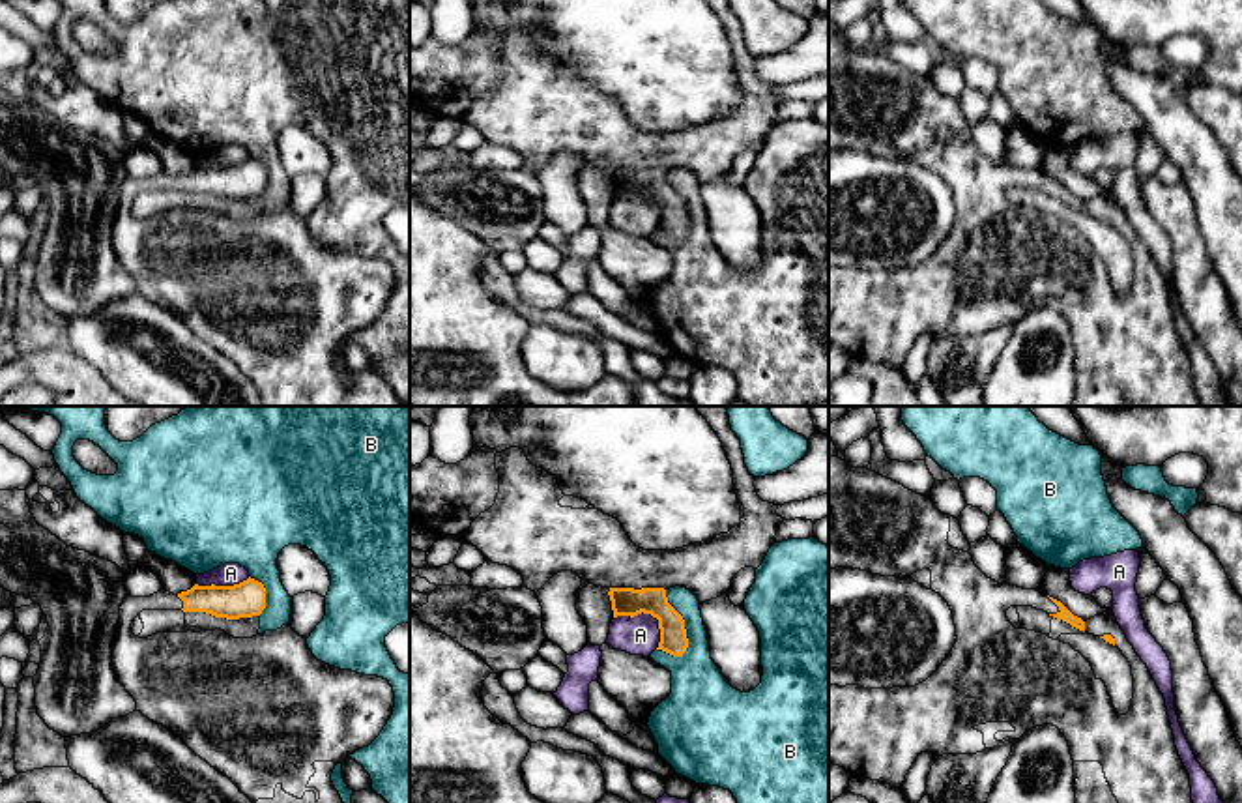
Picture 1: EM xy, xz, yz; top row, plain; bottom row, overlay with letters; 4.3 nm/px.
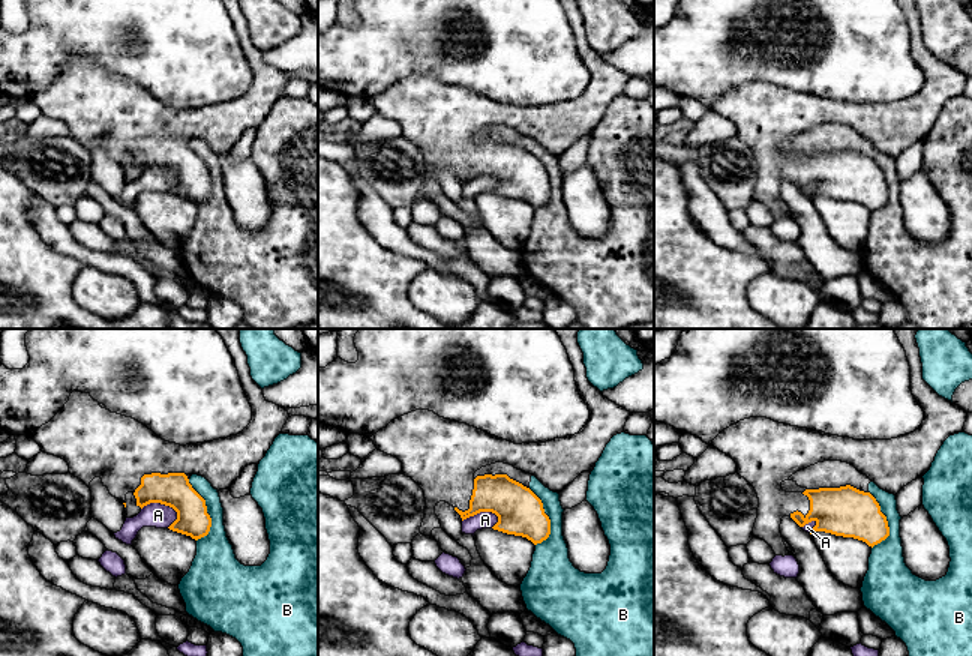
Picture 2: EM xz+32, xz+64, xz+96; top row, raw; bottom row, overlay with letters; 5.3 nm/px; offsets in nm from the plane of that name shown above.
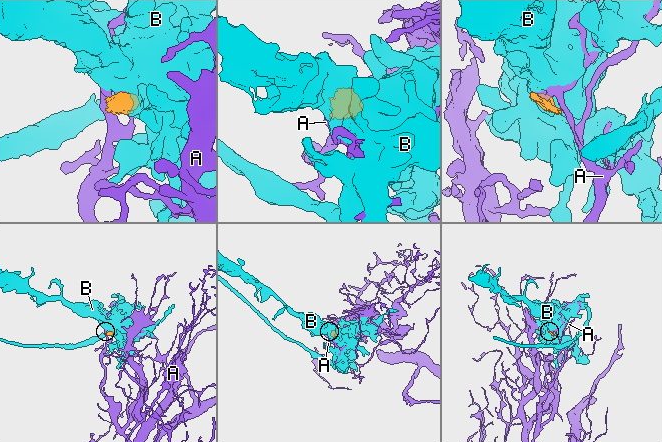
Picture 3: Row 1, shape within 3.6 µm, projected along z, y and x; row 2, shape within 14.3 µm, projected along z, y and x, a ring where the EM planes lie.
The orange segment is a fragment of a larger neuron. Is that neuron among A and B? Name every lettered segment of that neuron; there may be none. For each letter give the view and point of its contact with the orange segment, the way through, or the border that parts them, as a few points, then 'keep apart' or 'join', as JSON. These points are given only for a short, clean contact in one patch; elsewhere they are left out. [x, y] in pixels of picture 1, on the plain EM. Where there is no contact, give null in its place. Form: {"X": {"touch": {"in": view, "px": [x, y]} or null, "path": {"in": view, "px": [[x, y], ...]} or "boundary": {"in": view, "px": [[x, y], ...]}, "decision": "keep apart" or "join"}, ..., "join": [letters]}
{"A": {"touch": {"in": "xz", "px": [649, 193]}, "boundary": {"in": "xz", "px": [[614, 197], [649, 193], [657, 201], [659, 227]]}, "decision": "keep apart"}, "B": {"touch": {"in": "xz", "px": [683, 204]}, "decision": "keep apart"}, "join": []}

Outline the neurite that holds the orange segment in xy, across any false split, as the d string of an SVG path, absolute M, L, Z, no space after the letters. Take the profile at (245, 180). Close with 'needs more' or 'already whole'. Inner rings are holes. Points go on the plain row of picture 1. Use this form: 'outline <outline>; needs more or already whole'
outline M254 159L234 167L198 167L178 176L161 170L150 178L127 176L120 187L120 204L112 221L112 249L135 279L137 292L166 307L202 341L228 358L258 389L262 406L406 406L389 384L374 371L352 374L346 387L331 363L337 344L368 328L393 296L395 273L387 260L340 251L318 241L290 202L277 212L253 219L234 219L221 210L157 213L135 217L133 200L142 191L206 193L215 198L239 200L260 197L266 189L266 168Z; needs more

